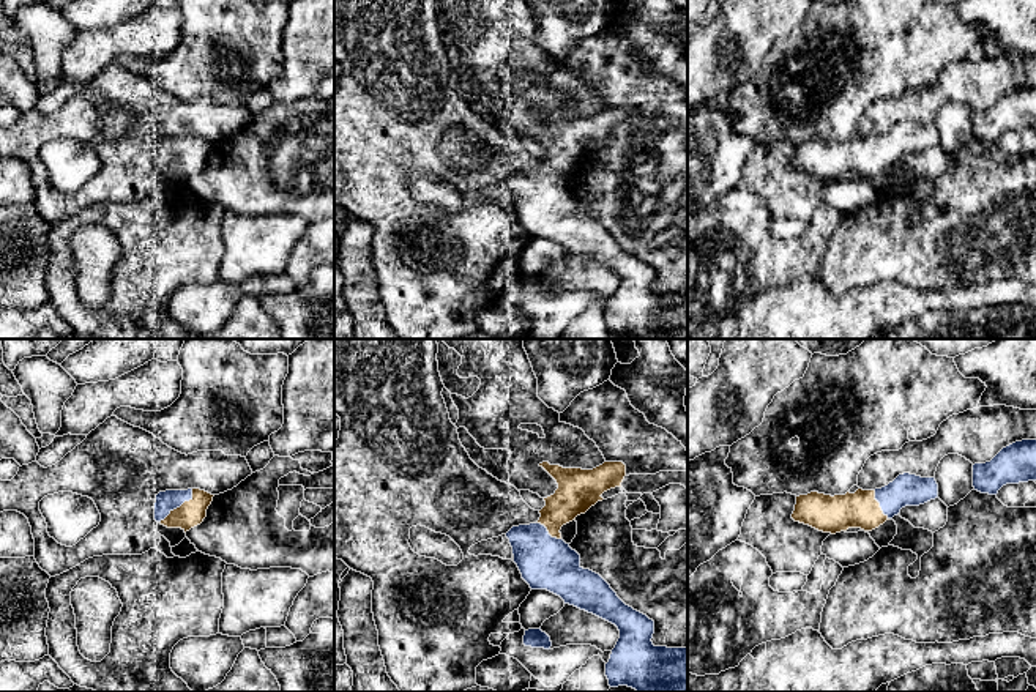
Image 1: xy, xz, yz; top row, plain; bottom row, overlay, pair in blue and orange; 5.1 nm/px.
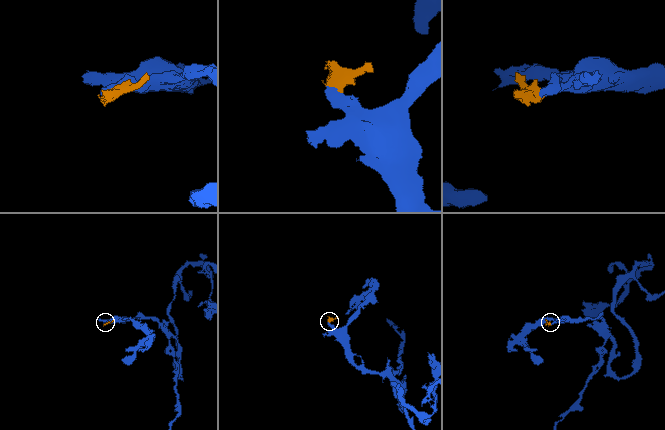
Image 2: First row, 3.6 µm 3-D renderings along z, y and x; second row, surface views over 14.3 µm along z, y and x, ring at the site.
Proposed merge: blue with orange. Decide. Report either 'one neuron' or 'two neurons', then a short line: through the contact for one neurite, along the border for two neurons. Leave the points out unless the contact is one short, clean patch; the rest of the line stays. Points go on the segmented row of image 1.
one neuron | xy (169, 500), (178, 506), (190, 514)

